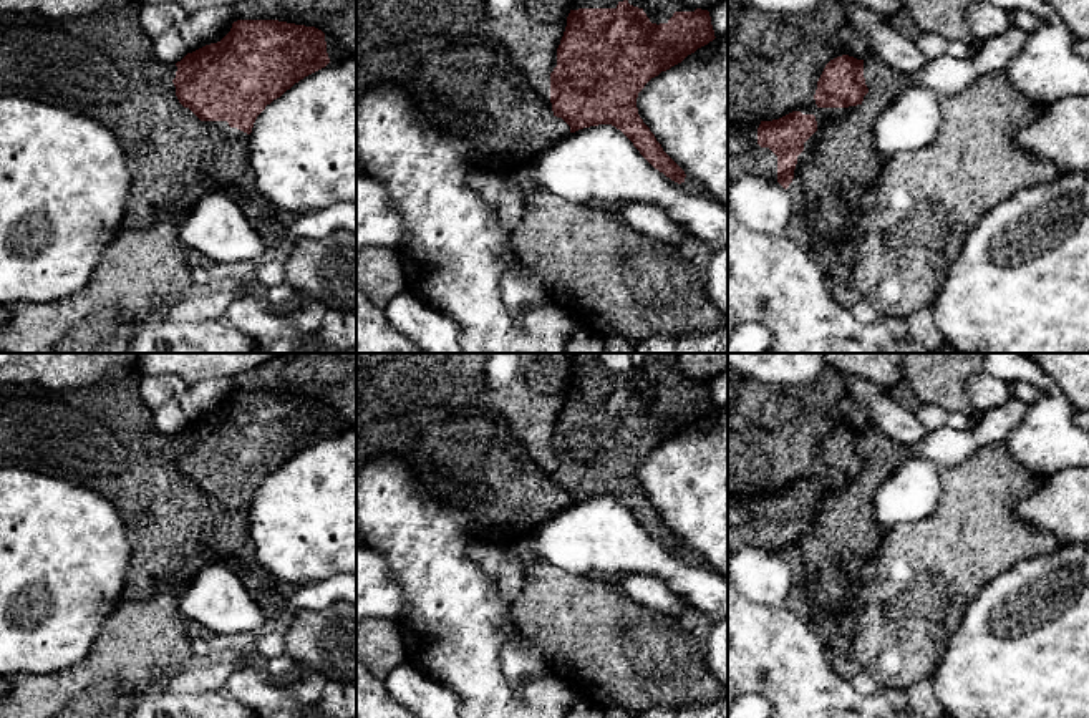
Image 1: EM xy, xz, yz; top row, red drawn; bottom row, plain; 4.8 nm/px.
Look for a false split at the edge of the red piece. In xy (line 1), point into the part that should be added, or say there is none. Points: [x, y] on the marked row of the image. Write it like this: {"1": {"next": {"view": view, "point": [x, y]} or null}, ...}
{"1": {"next": {"view": "xy", "point": [90, 63]}}}

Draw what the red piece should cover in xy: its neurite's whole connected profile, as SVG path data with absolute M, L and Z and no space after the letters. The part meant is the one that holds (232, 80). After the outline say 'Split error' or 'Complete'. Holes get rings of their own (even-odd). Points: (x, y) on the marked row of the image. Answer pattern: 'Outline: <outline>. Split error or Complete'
Outline: M133 0L123 8L66 18L0 13L0 96L31 98L80 113L116 136L131 174L121 229L149 227L161 214L172 221L186 221L204 196L224 192L240 206L265 240L283 242L293 216L277 209L259 191L245 143L267 104L330 63L325 33L315 27L278 20L237 20L220 41L187 53L177 63L169 63L167 73L152 81L141 68L144 61L156 58L139 20L139 8L141 2Z. Split error

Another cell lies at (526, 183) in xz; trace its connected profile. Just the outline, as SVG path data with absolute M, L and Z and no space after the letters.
M524 166L512 176L514 187L520 196L520 202L524 204L530 196L537 191L542 191L540 182L535 174L530 171L530 166Z

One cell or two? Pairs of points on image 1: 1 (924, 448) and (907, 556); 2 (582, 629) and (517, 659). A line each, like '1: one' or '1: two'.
1: two
2: two

